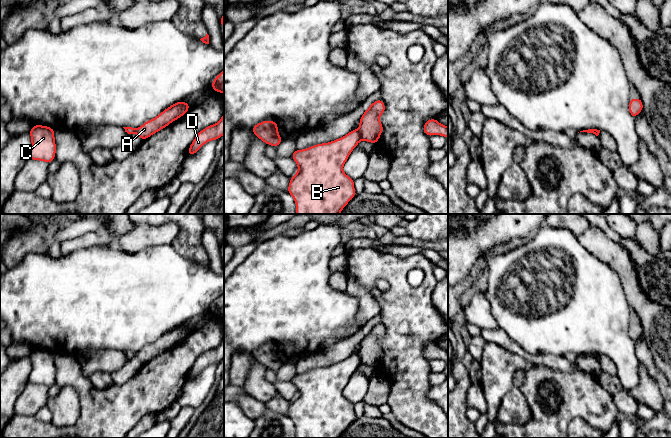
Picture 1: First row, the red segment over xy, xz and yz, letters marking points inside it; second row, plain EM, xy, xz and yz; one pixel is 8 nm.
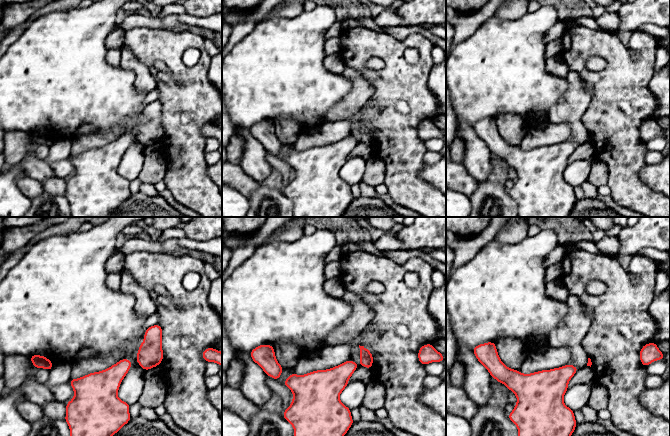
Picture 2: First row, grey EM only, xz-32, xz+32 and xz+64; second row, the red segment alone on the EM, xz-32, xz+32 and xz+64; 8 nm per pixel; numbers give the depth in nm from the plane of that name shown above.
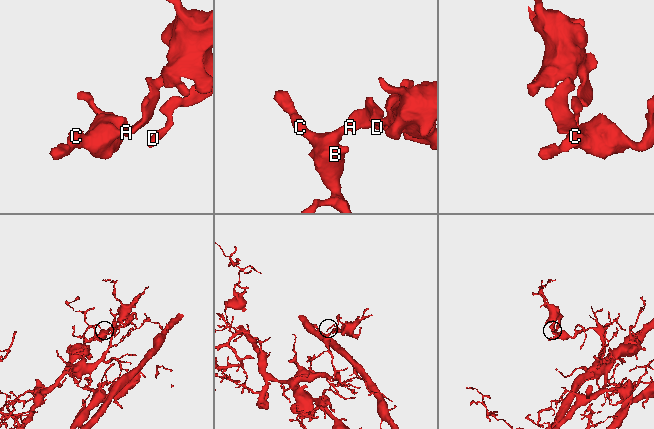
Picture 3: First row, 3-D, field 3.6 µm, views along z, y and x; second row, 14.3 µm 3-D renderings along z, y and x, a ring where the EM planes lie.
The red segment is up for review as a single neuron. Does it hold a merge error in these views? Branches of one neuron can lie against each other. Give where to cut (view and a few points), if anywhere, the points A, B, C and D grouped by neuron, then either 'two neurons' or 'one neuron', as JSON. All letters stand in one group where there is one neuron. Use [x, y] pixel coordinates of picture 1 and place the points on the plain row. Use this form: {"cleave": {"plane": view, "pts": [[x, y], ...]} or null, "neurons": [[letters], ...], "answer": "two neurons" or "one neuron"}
{"cleave": {"plane": "xz", "pts": [[357, 354], [361, 363]]}, "neurons": [["A", "D"], ["B", "C"]], "answer": "two neurons"}

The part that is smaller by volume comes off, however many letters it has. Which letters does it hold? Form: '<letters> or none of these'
A, D

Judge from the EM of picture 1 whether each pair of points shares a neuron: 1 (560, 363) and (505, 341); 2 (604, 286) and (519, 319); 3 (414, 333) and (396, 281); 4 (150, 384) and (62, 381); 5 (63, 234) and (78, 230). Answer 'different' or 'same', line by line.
1: same
2: same
3: same
4: same
5: same

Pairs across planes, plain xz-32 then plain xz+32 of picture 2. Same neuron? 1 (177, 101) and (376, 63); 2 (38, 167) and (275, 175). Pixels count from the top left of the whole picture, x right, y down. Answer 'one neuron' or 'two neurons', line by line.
1: two neurons
2: two neurons

